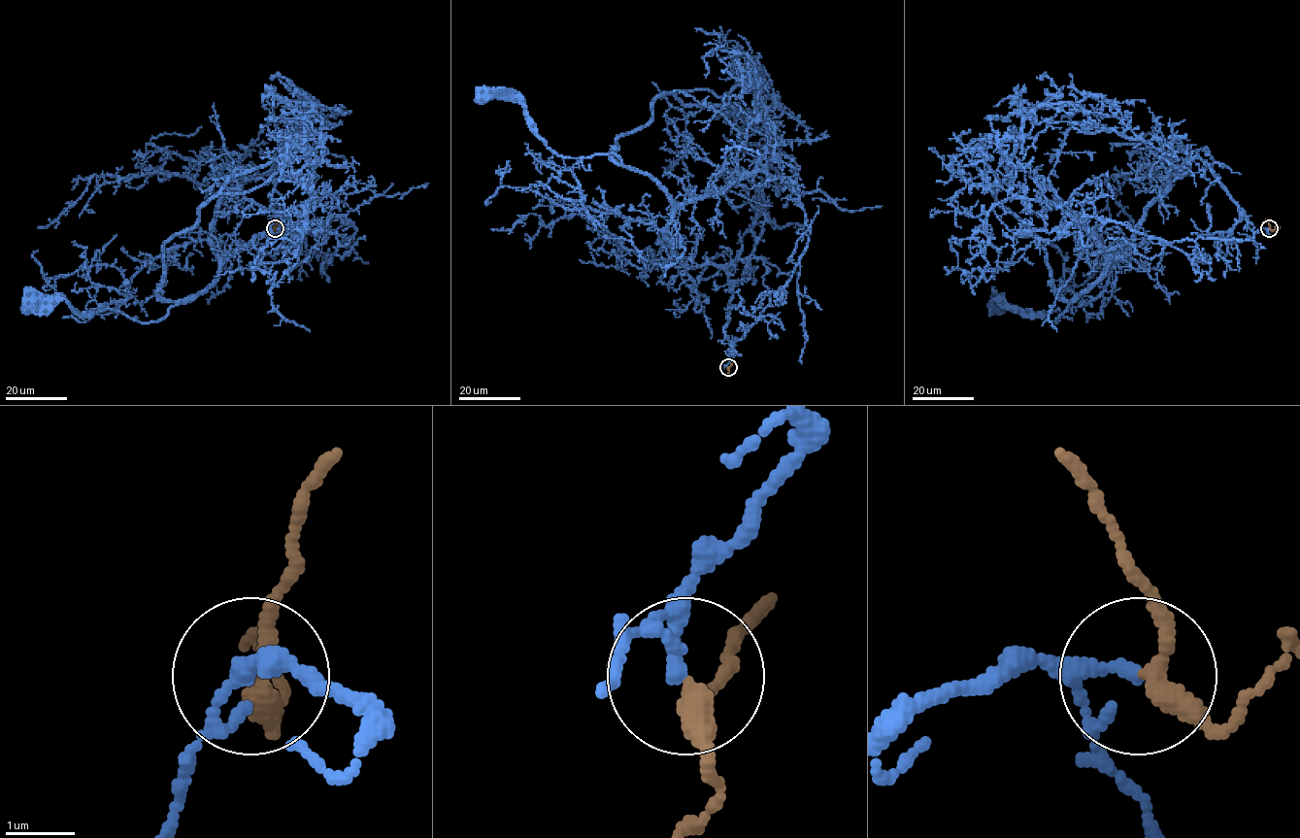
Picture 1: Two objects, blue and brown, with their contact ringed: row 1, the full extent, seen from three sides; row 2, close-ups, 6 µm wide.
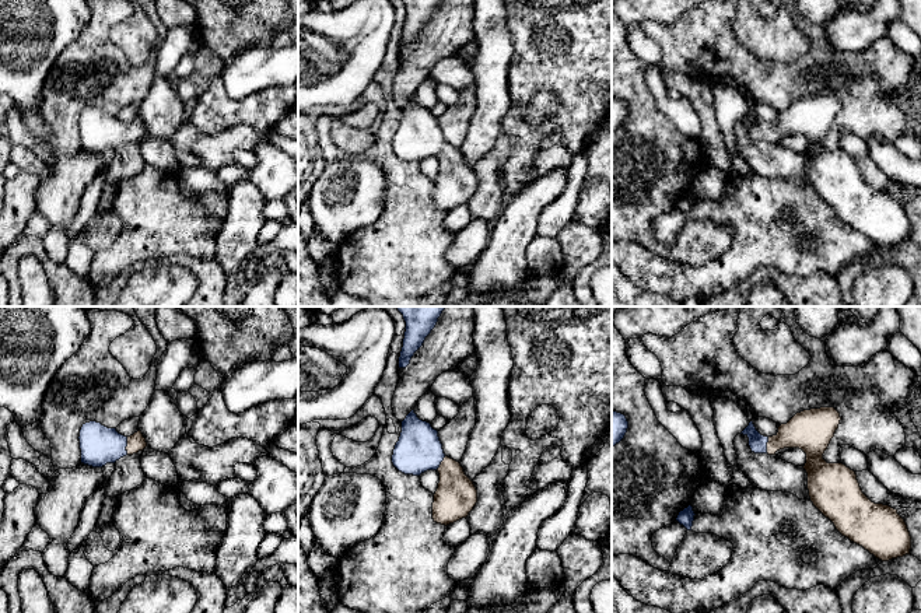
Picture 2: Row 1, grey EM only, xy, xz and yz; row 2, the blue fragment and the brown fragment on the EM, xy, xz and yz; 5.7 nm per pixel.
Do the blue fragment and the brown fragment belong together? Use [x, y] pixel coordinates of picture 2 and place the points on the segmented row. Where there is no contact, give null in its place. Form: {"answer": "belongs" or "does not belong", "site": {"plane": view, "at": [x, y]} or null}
{"answer": "belongs", "site": {"plane": "xy", "at": [126, 445]}}

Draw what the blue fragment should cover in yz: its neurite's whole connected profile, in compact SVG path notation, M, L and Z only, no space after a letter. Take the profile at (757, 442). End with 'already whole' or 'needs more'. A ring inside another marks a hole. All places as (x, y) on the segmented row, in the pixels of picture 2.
M820 407L796 413L773 437L761 435L753 421L740 434L749 438L754 453L802 449L810 501L843 536L882 561L910 554L911 536L897 509L872 502L862 493L854 470L823 459L840 420L834 407Z; needs more

